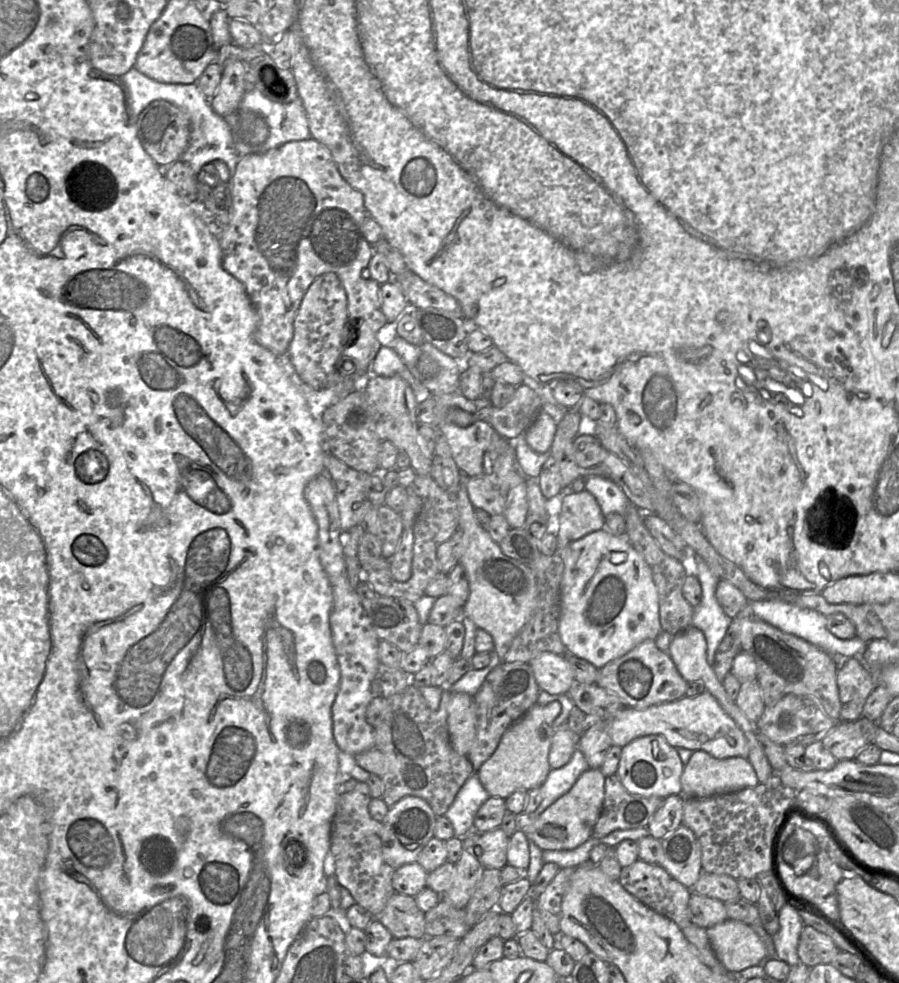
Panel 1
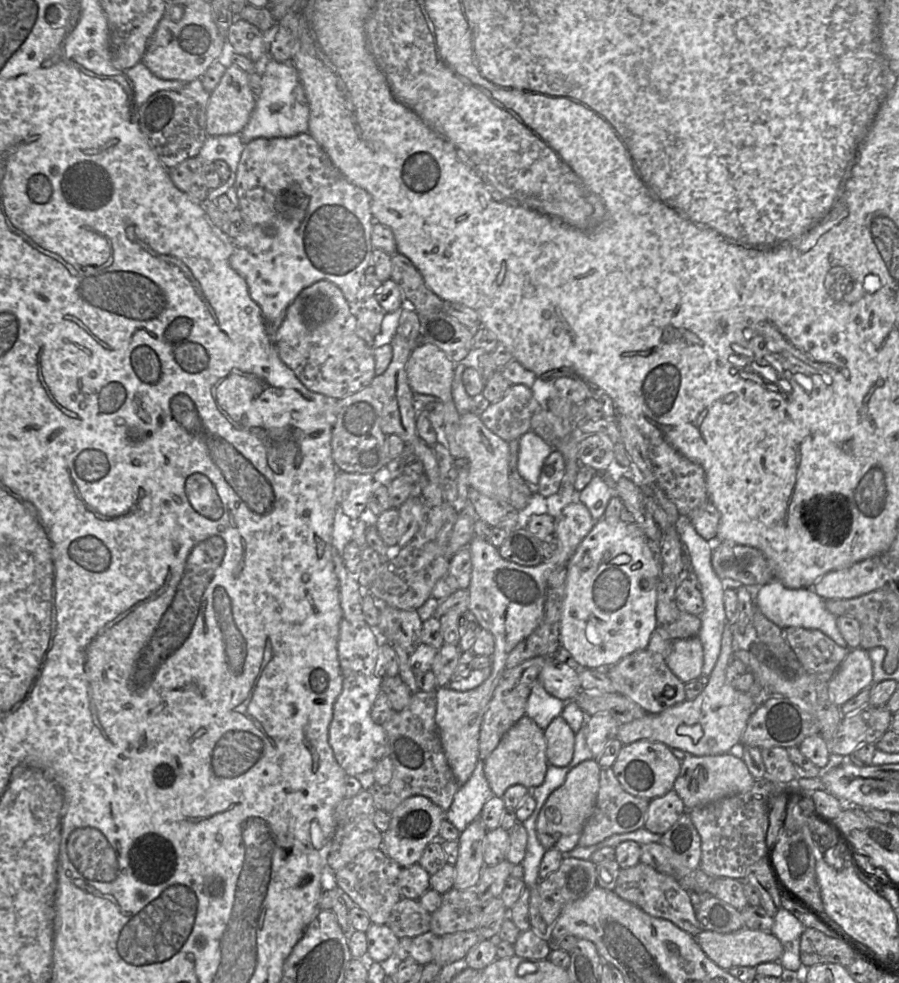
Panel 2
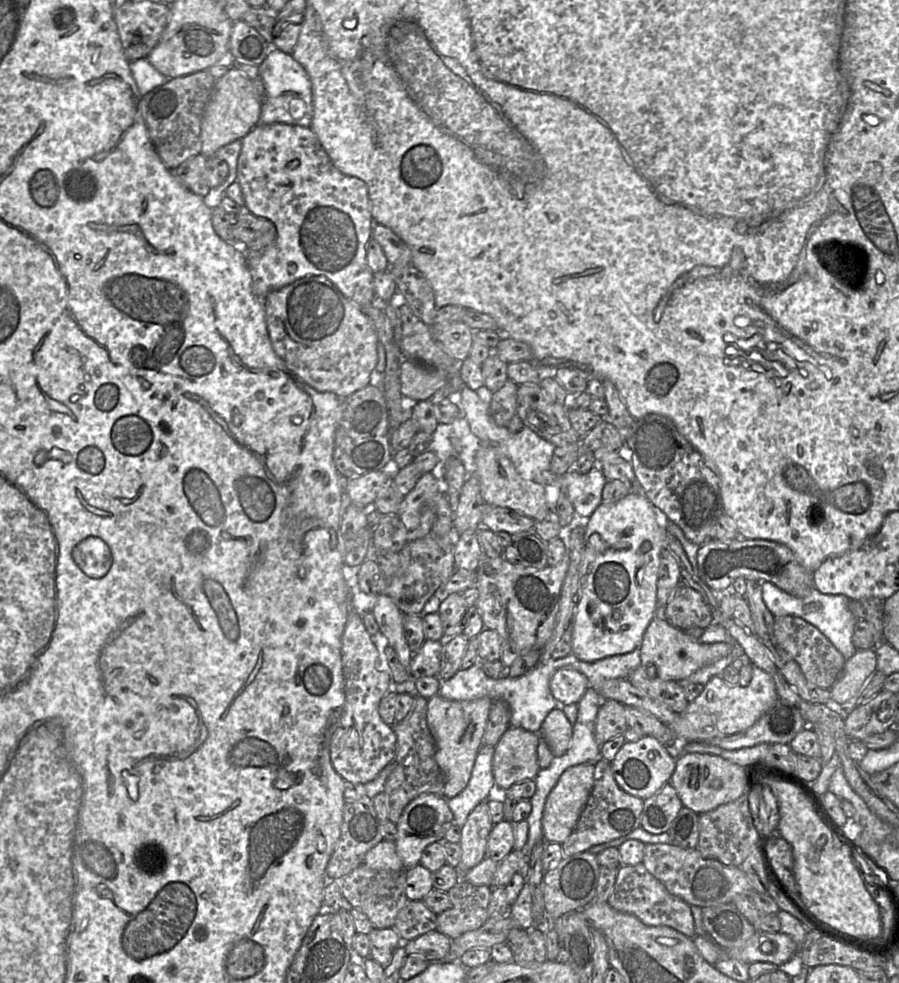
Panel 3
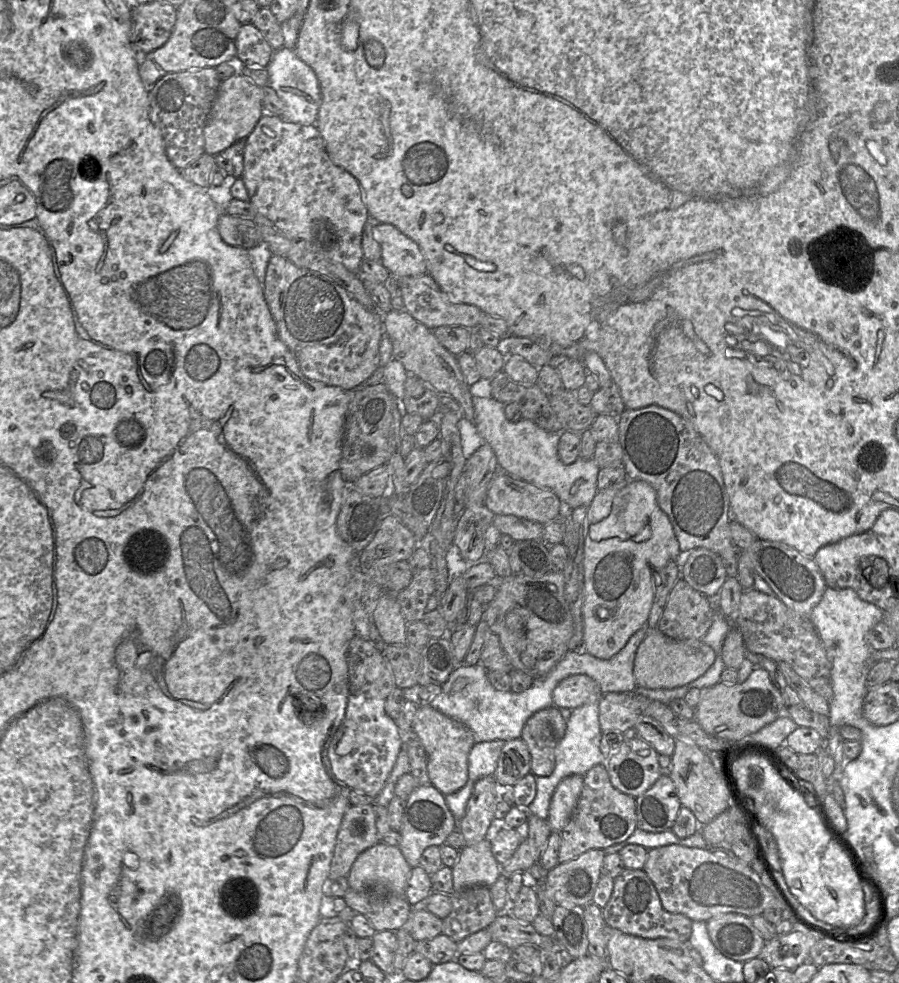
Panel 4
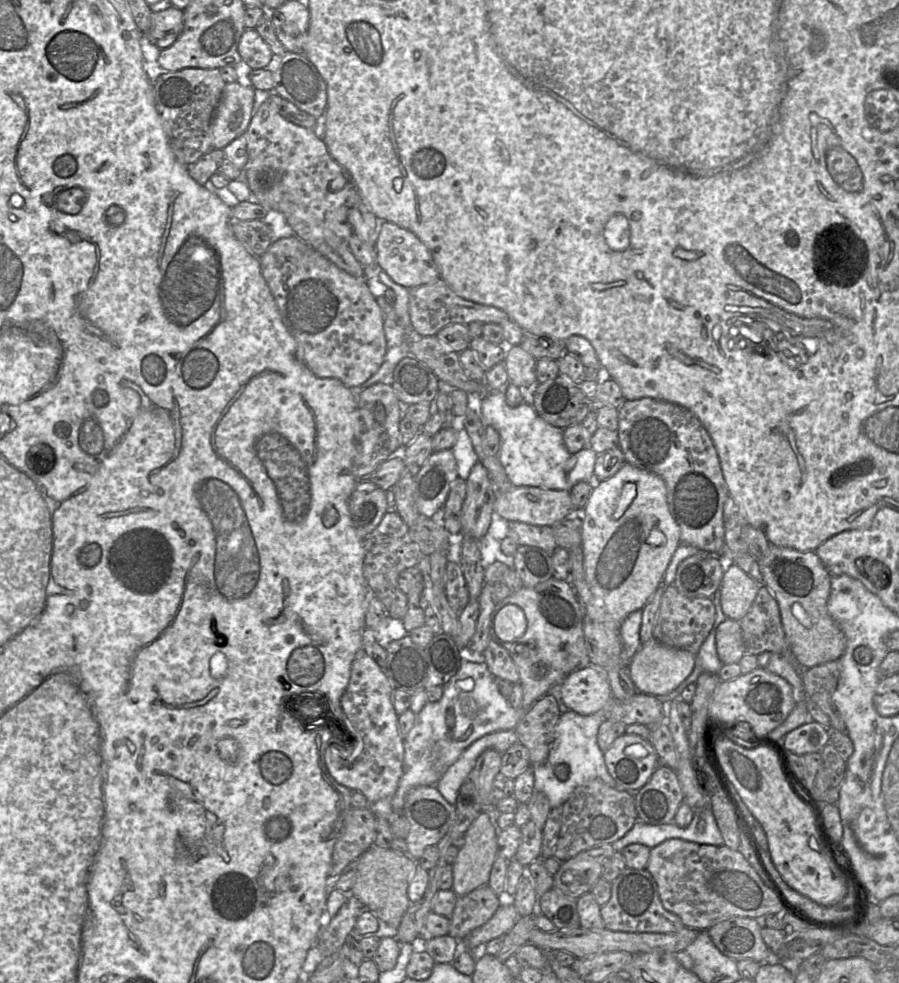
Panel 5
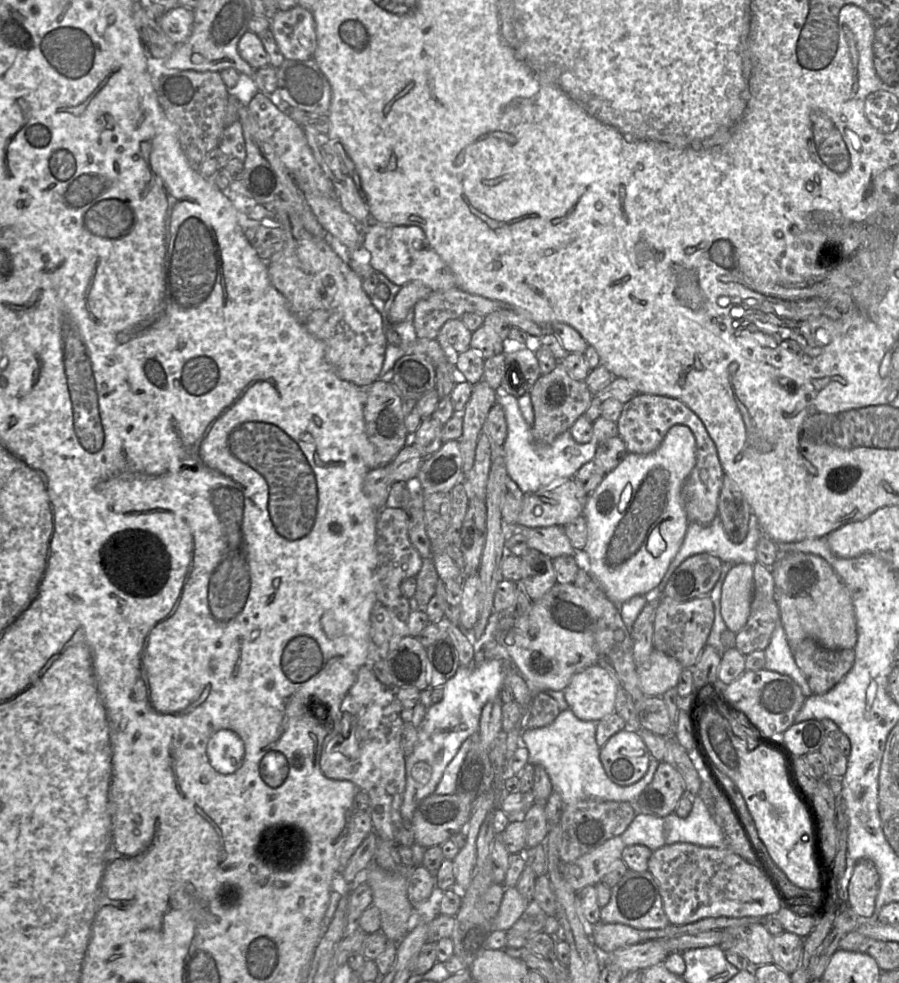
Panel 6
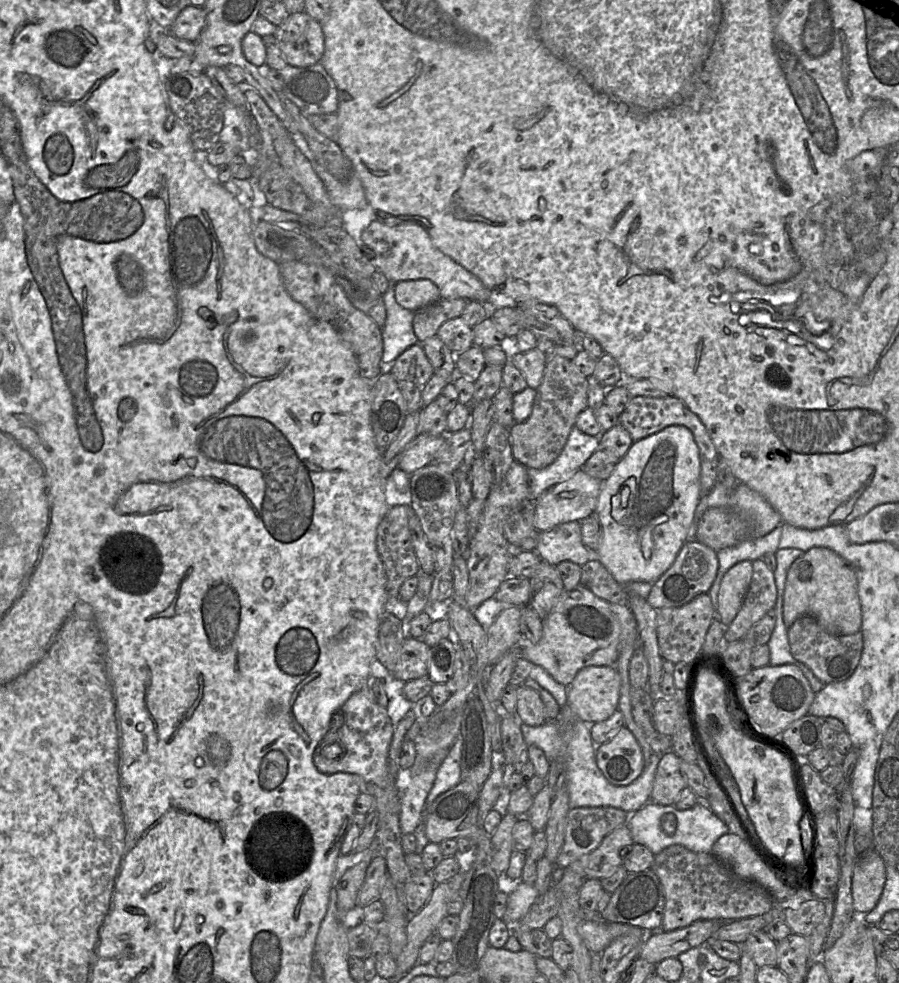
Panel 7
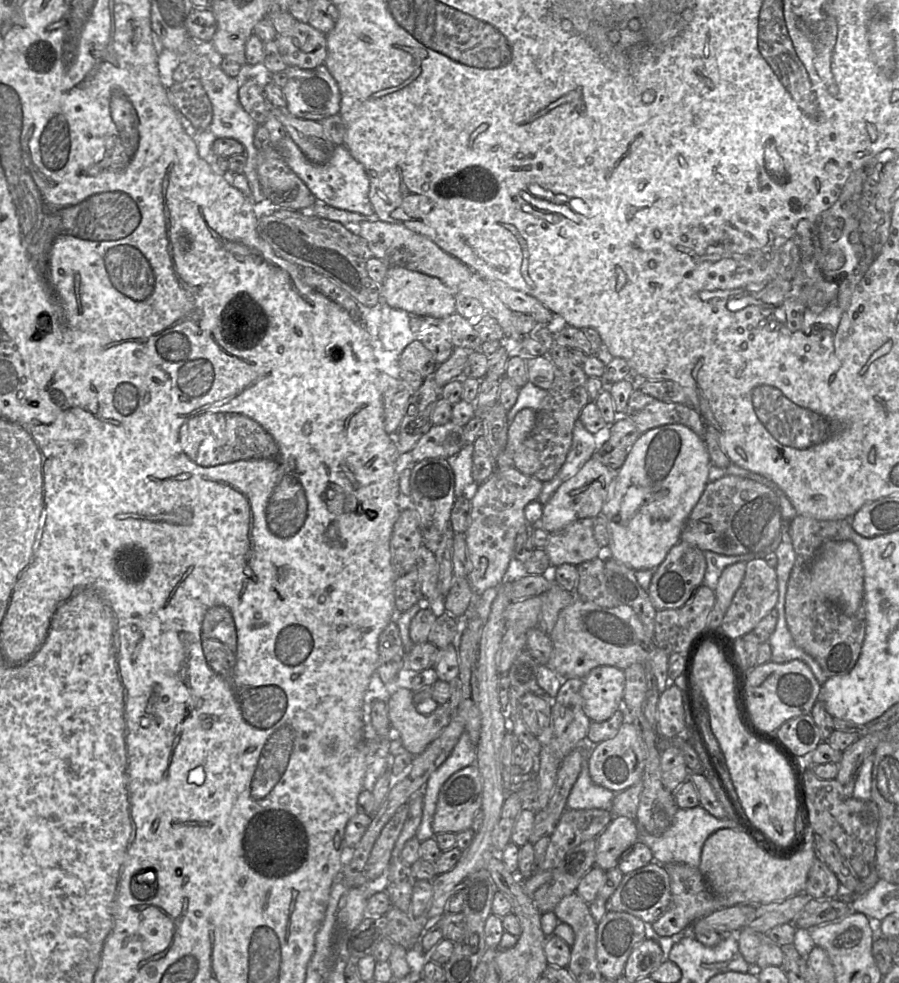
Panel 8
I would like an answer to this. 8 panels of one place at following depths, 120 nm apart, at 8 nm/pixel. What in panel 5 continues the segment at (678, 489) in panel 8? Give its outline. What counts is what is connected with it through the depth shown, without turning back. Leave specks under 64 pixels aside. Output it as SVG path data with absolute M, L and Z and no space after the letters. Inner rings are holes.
M625 463L611 478L595 481L581 512L581 534L590 590L598 605L618 623L622 623L630 613L643 609L662 584L665 571L680 544L680 529L669 510L665 482L660 476L629 463Z

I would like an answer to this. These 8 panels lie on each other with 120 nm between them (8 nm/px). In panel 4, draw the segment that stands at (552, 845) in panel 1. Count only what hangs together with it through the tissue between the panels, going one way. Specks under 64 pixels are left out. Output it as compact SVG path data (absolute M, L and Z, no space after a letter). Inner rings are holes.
M570 775L557 785L551 798L547 822L552 832L561 832L568 824L583 787L583 776Z

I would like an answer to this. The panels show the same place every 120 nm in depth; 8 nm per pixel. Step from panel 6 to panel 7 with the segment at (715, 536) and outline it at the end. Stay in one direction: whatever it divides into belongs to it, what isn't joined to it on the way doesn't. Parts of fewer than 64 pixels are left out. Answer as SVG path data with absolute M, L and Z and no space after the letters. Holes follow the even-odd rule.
M717 481L712 490L700 498L690 539L695 536L697 522L710 507L739 509L750 523L750 538L762 537L783 524L780 514L755 490L743 483L728 489Z

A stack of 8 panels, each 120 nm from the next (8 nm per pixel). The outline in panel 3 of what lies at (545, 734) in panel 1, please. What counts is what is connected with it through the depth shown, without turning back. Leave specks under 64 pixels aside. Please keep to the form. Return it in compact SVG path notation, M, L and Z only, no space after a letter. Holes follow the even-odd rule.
M509 727L494 747L492 773L495 786L506 791L512 785L534 780L540 768L537 761L539 733Z

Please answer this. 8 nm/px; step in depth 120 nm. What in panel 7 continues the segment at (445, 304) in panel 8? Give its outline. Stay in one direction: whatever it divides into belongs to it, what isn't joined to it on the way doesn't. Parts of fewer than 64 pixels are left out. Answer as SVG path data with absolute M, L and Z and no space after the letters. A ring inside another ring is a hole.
M428 279L404 280L395 283L396 302L413 312L441 298L438 287Z

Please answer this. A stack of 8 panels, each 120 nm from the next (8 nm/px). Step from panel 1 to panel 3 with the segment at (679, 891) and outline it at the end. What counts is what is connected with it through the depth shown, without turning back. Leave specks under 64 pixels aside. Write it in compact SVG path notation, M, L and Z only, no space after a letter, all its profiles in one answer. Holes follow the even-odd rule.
M643 863L633 866L622 865L617 870L614 889L607 902L613 909L634 915L647 926L668 926L689 938L696 936L690 905L670 894Z

